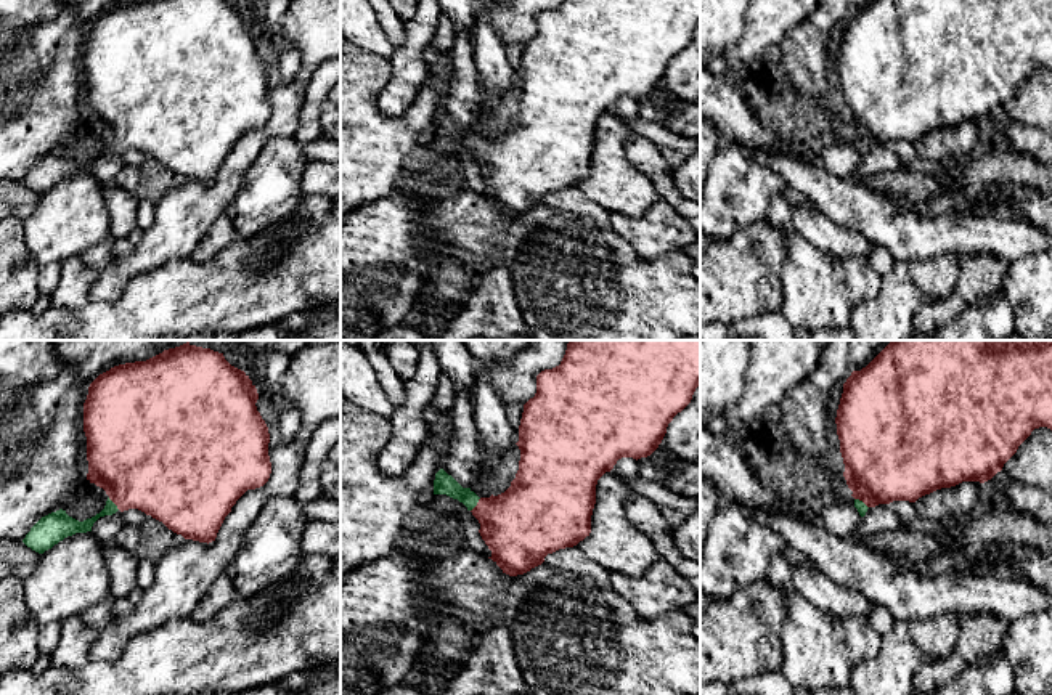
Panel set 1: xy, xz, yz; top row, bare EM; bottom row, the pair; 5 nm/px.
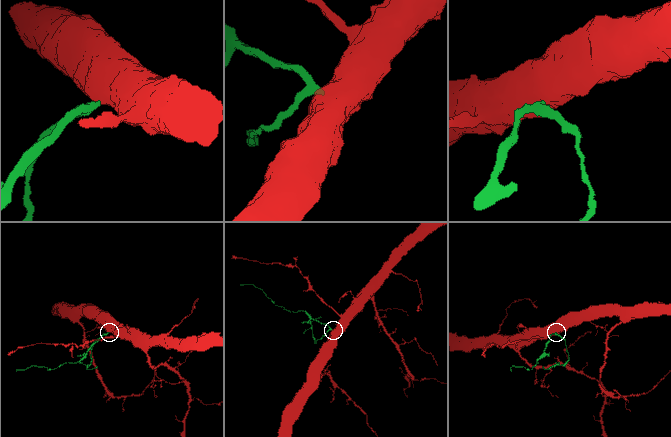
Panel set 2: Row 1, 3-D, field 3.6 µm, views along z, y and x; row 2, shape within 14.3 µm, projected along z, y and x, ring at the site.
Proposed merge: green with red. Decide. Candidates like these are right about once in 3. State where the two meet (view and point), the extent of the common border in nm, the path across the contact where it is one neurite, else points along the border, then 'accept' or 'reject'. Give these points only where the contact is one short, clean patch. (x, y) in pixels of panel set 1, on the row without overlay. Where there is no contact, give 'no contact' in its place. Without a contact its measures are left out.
contact xz (476, 145); length 90 nm; way xz (444, 124), (476, 145), (508, 162), (521, 166); accept

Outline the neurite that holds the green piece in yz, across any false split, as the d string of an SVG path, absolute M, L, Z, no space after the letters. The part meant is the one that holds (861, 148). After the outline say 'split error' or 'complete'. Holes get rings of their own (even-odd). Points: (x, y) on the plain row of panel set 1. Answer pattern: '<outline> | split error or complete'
M872 0L861 11L853 11L843 24L835 64L845 104L843 117L853 132L854 148L861 157L866 156L869 148L879 144L893 141L915 143L925 135L962 122L985 124L1002 111L1004 104L1034 69L1047 67L1052 71L1052 0Z | split error

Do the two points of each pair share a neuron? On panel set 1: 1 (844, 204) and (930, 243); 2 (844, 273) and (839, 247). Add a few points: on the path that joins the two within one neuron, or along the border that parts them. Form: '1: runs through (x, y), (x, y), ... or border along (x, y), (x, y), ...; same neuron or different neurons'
1: runs through (864, 211), (909, 235); same neuron
2: border along (808, 239), (834, 257), (864, 257); different neurons

